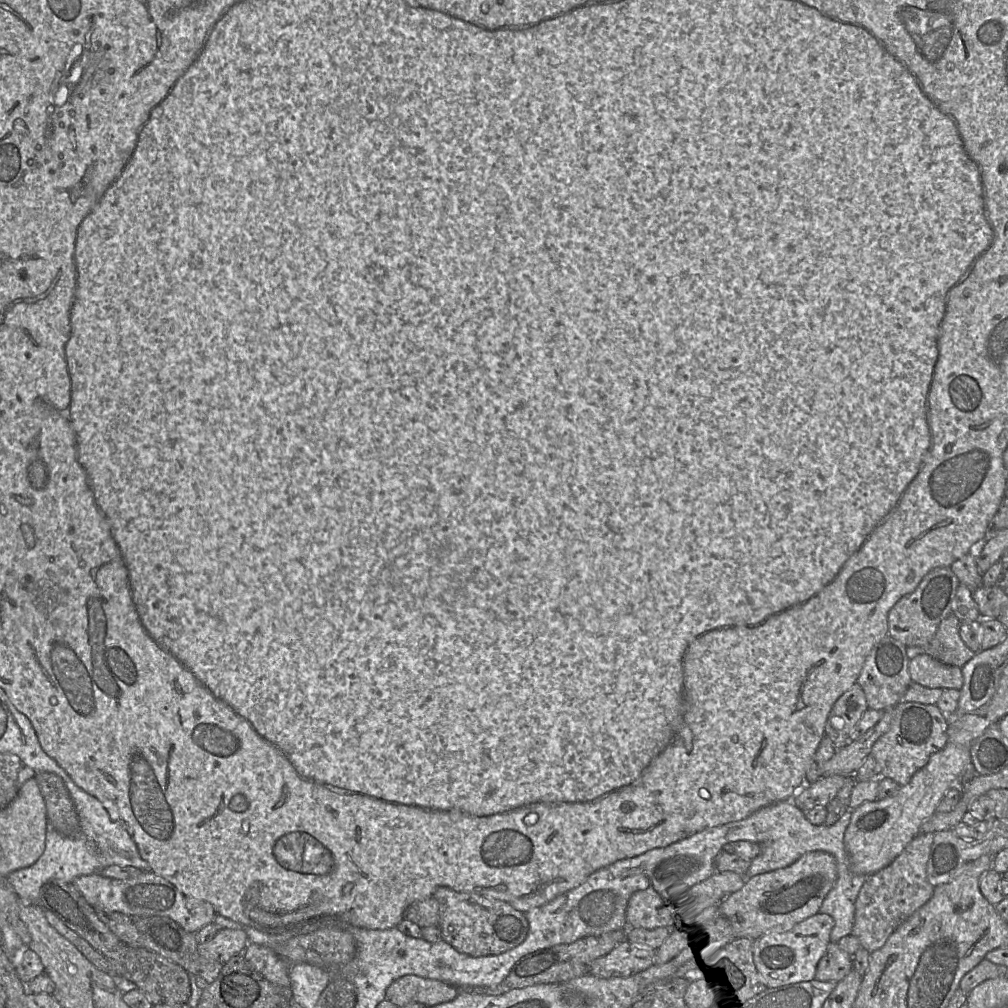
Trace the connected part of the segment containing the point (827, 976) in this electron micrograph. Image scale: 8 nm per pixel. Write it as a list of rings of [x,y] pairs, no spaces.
[[[830,942],[826,953],[817,964],[815,980],[838,984],[852,969],[853,957],[843,951],[838,943]]]

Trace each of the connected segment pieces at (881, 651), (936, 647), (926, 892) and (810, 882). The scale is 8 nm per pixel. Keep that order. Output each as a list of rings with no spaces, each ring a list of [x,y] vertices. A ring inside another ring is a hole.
[[[889,634],[872,648],[857,680],[865,692],[868,708],[884,711],[903,701],[904,694],[912,683],[909,673],[910,660],[906,654],[906,646]]]
[[[950,614],[943,619],[933,638],[922,647],[924,648],[924,653],[945,664],[962,668],[976,653],[969,649],[961,639],[959,627],[960,620],[954,614]]]
[[[919,833],[885,868],[866,876],[855,901],[851,934],[870,954],[884,946],[890,935],[933,895],[934,887],[927,879],[934,833]]]
[[[823,851],[806,853],[785,868],[746,878],[740,890],[716,906],[717,916],[730,939],[757,940],[768,933],[784,932],[819,912],[837,878],[837,862],[833,855]]]

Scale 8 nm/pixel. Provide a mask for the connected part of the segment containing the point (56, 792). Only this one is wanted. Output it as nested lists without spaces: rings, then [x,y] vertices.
[[[49,772],[36,773],[35,780],[45,802],[47,822],[64,836],[79,837],[81,823],[63,780]]]

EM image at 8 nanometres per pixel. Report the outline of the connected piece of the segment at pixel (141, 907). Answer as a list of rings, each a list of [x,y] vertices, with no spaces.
[[[143,871],[138,877],[128,880],[111,879],[100,873],[76,878],[74,886],[94,909],[115,911],[129,917],[165,916],[178,923],[187,932],[197,933],[213,923],[217,915],[209,902],[186,897],[172,883],[152,871]]]

